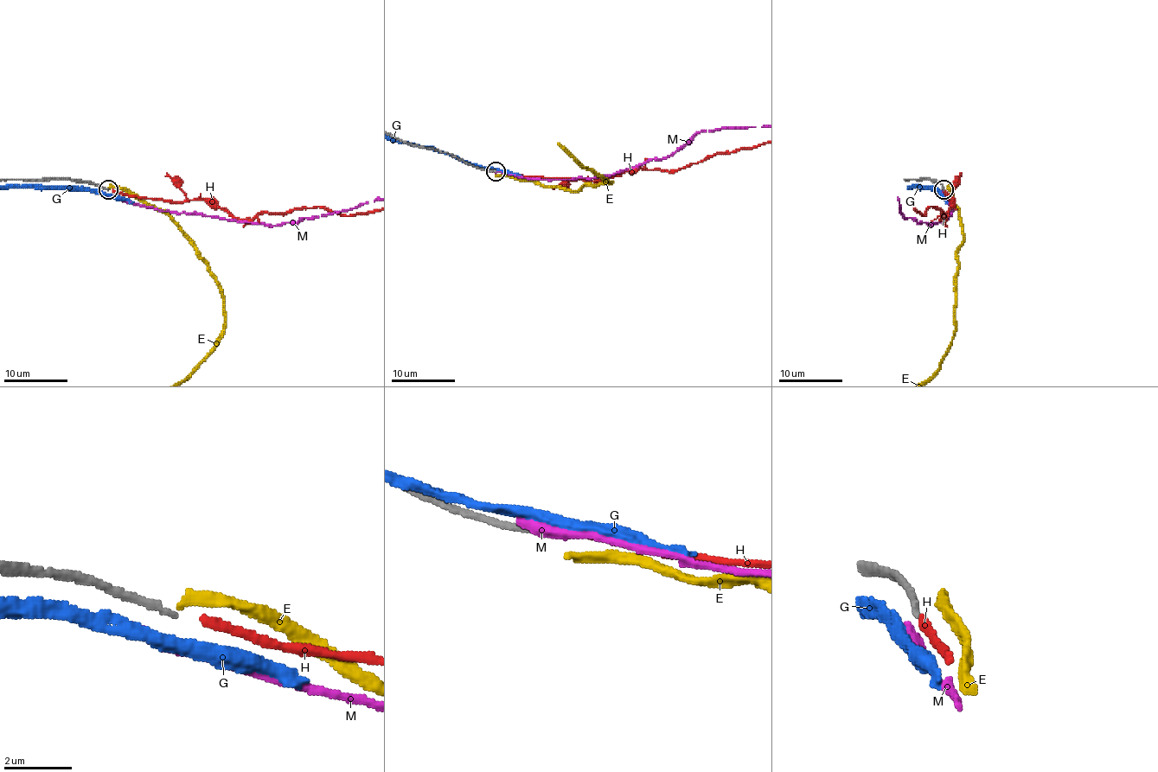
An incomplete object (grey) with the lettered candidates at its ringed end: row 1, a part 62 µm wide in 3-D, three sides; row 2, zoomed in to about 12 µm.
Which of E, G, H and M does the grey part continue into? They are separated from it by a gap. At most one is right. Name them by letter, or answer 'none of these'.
H

